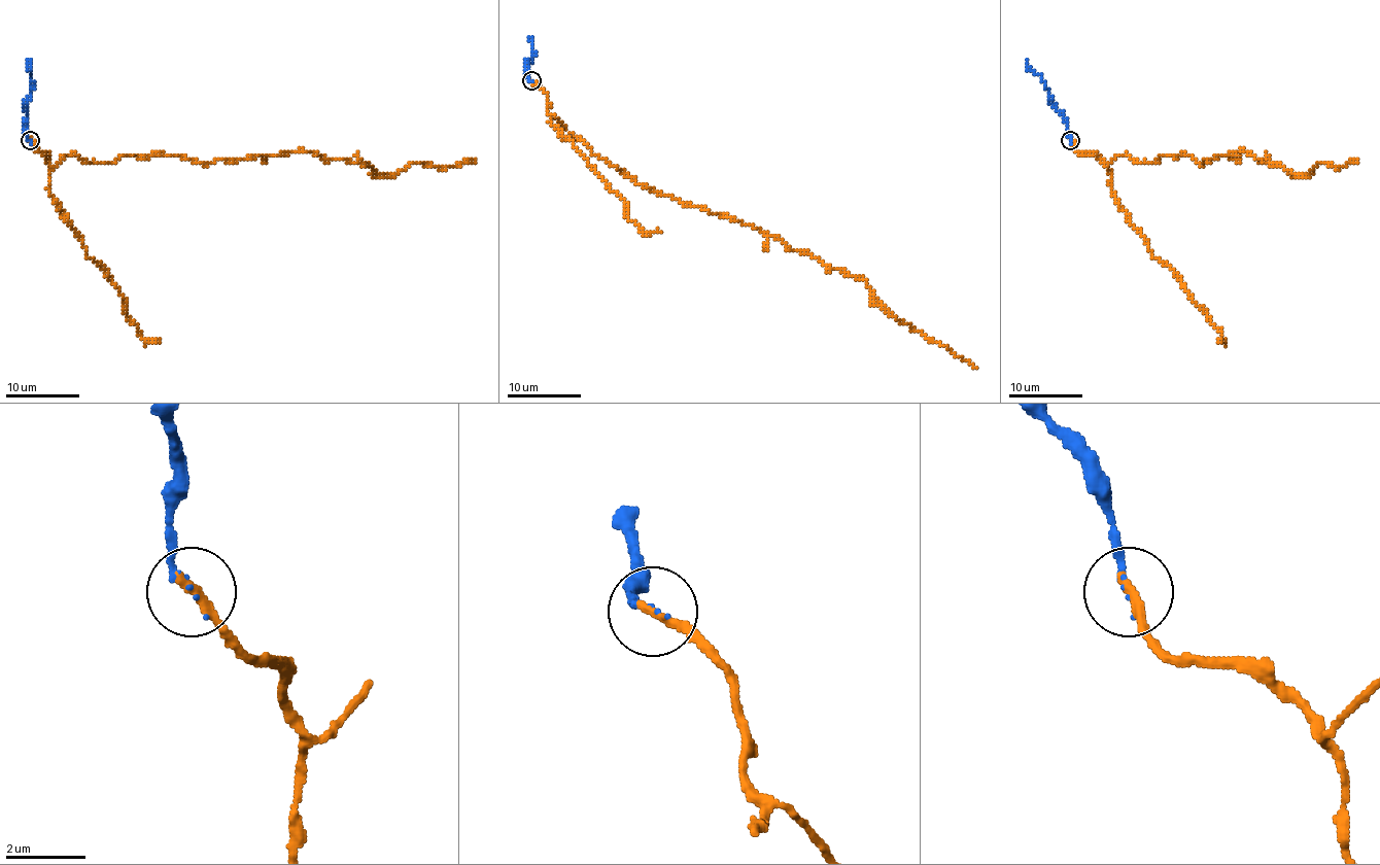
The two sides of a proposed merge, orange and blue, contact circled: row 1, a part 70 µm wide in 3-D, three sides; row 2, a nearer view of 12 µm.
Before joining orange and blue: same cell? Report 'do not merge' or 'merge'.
merge

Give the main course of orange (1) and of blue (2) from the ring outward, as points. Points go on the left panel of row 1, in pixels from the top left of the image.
1: (30, 139), (52, 167), (67, 154), (210, 164), (309, 150), (393, 176), (412, 164), (474, 160)
2: (30, 139), (26, 136), (26, 106), (32, 84), (28, 59)

